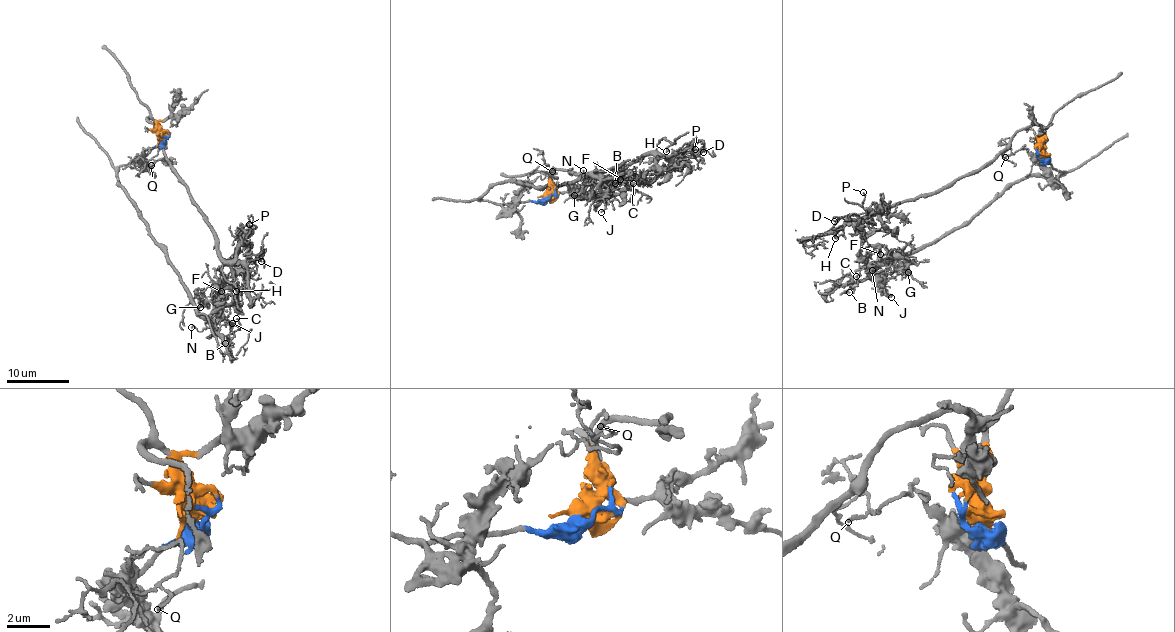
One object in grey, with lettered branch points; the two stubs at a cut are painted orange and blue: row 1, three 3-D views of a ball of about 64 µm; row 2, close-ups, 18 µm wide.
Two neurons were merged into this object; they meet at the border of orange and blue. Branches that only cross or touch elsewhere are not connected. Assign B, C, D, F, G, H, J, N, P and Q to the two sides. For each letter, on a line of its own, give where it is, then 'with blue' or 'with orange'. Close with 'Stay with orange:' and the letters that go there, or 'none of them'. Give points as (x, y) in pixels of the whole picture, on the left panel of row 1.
B: (225, 343) | with blue
C: (236, 318) | with blue
D: (261, 261) | with orange
F: (221, 291) | with blue
G: (200, 307) | with blue
H: (236, 291) | with orange
J: (232, 323) | with blue
N: (191, 327) | with blue
P: (249, 224) | with orange
Q: (151, 165) | with blue
Stay with orange: D, H, P

